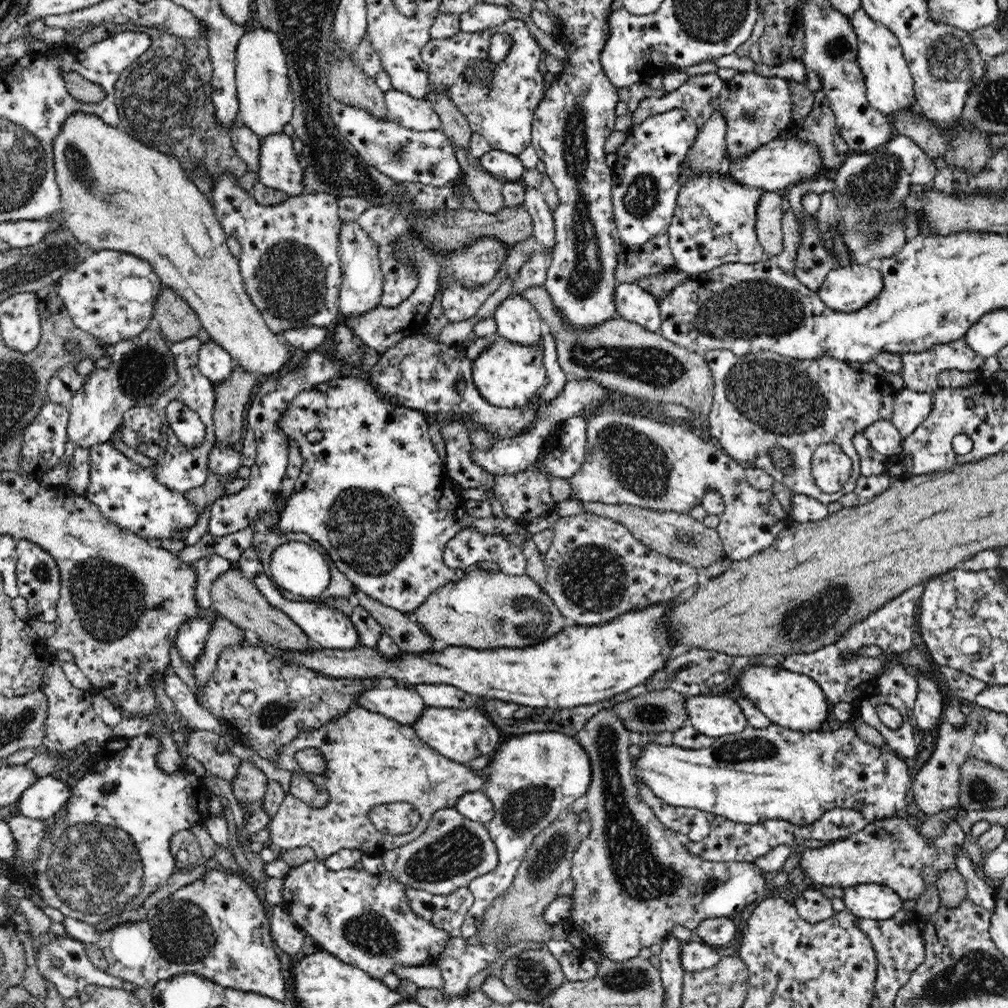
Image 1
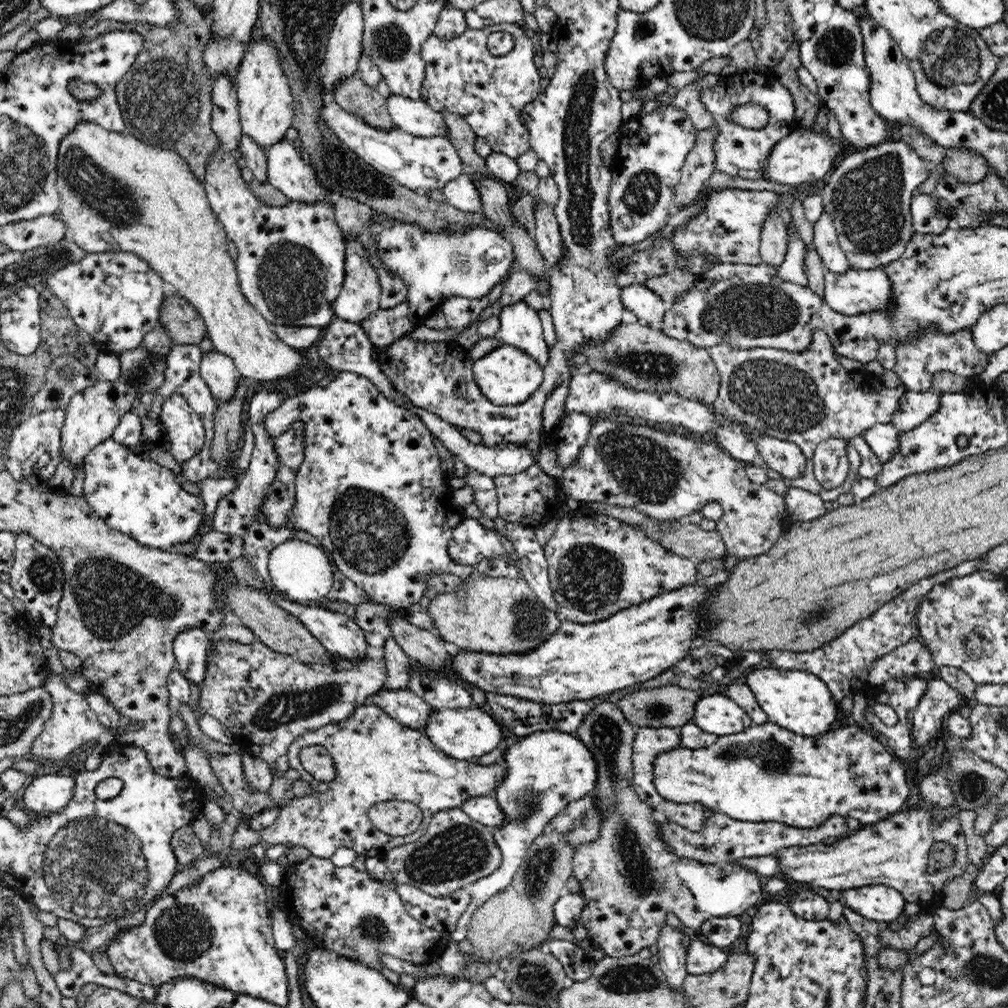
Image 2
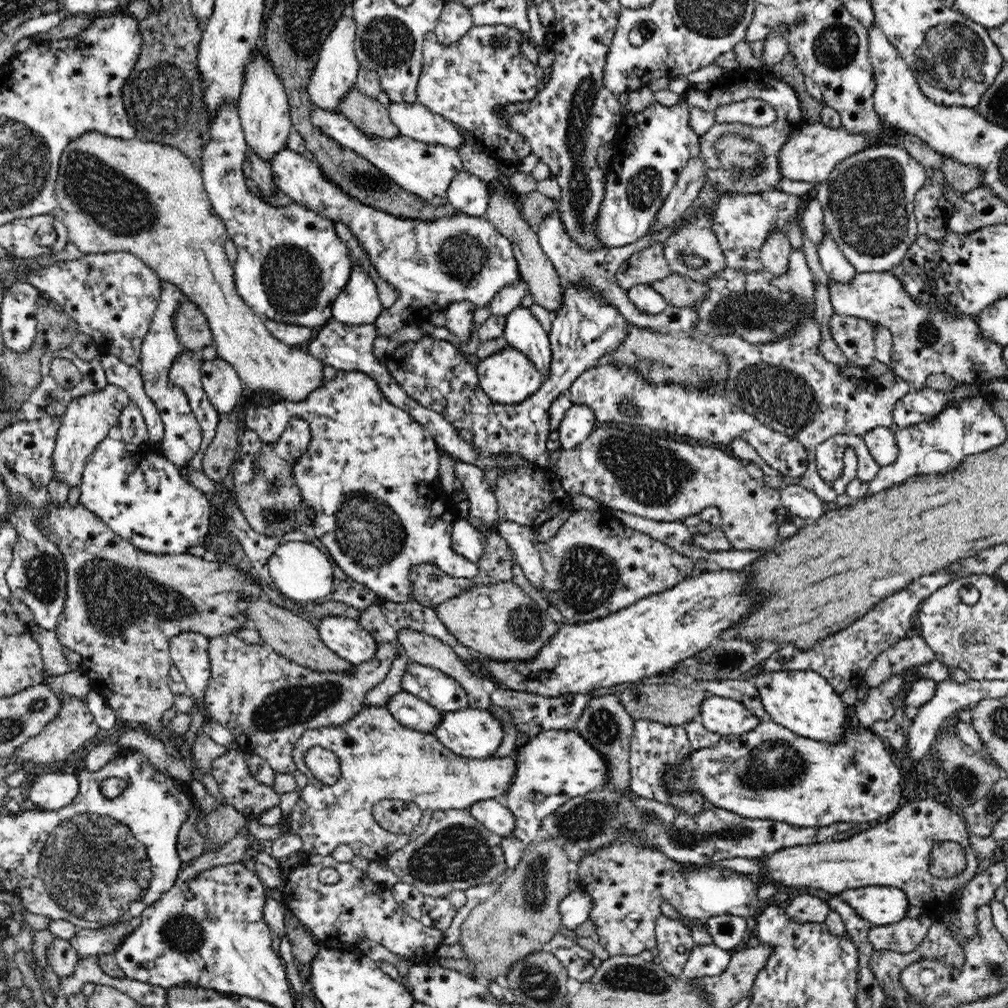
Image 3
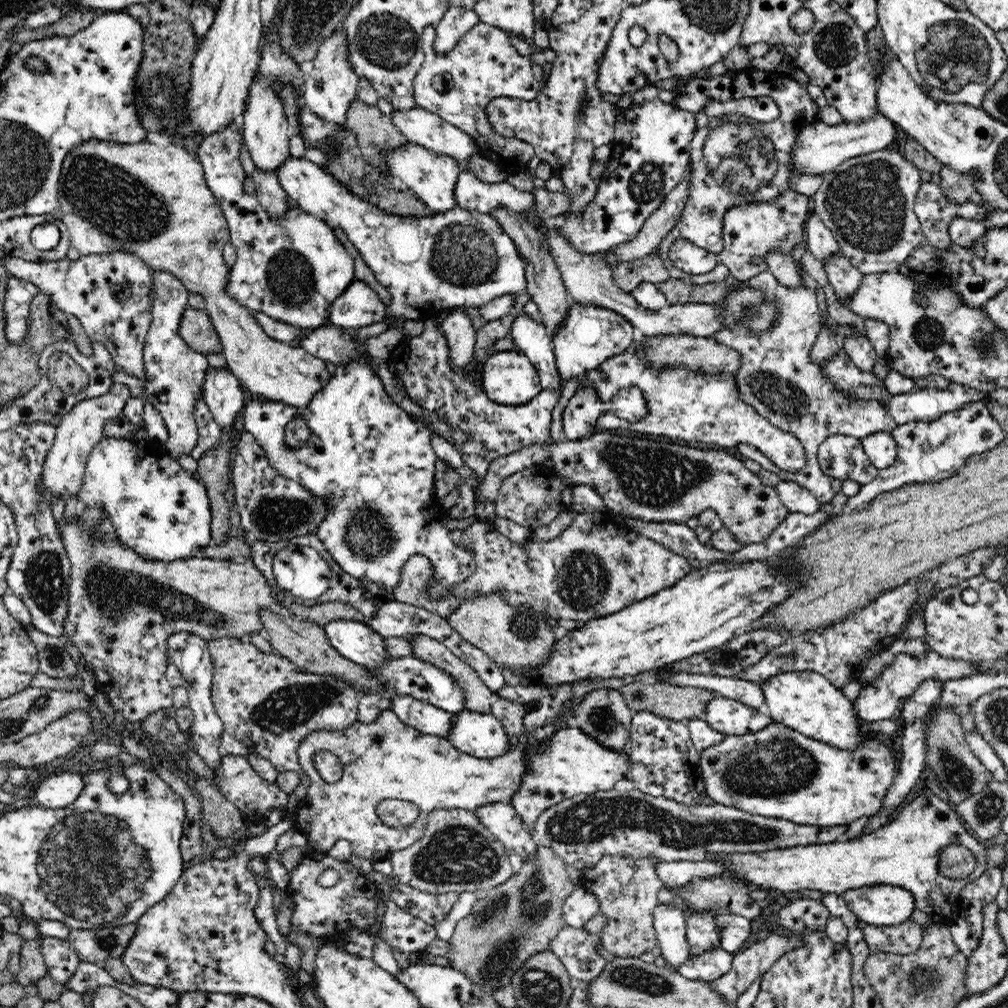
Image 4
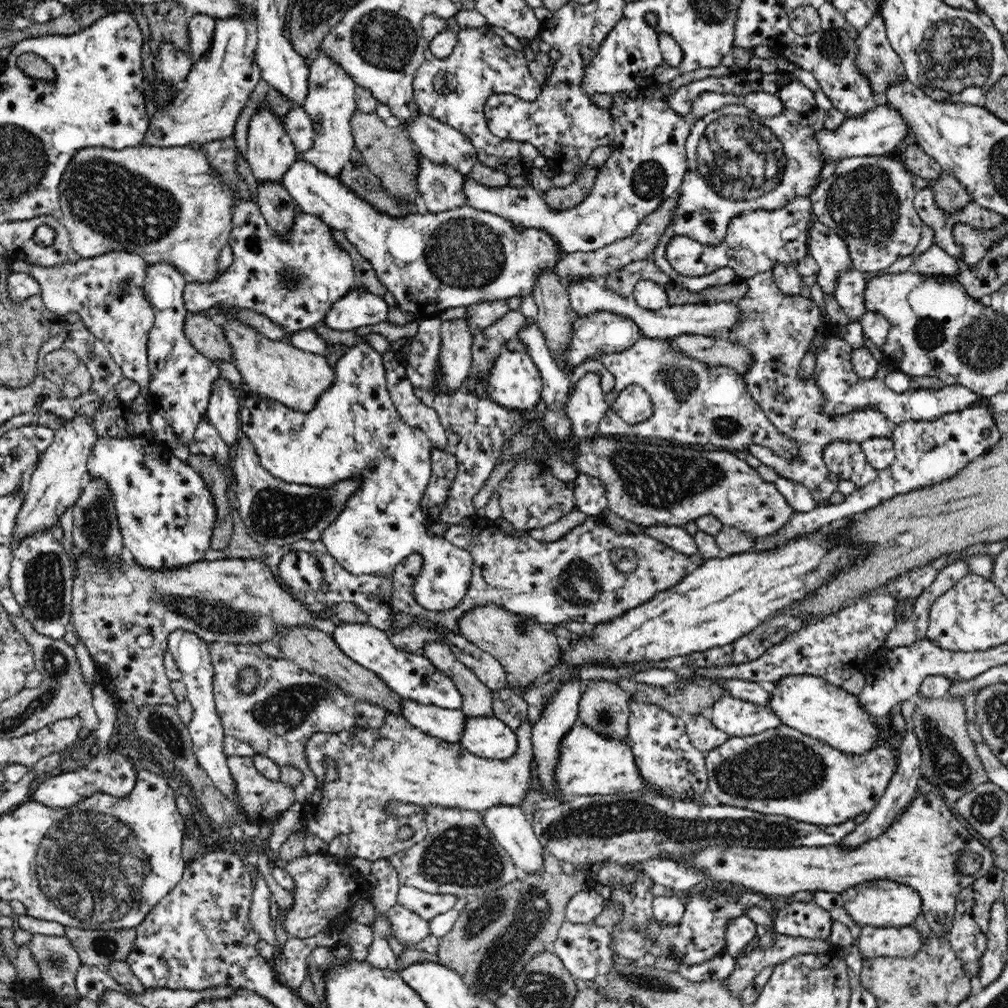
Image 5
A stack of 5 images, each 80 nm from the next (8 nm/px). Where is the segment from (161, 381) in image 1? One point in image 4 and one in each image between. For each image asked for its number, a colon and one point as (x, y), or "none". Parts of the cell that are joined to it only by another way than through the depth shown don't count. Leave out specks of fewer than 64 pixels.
2: (91, 416)
3: (85, 424)
4: (63, 473)

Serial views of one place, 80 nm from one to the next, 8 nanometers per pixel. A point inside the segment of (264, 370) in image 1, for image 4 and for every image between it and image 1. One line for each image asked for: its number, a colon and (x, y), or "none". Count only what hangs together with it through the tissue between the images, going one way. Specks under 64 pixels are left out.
2: (117, 193)
3: (115, 194)
4: (142, 199)

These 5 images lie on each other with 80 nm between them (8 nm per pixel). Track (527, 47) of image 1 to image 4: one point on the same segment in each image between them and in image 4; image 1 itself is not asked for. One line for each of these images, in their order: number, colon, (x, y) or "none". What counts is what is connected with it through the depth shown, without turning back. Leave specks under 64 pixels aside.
2: (462, 76)
3: (465, 82)
4: (457, 86)

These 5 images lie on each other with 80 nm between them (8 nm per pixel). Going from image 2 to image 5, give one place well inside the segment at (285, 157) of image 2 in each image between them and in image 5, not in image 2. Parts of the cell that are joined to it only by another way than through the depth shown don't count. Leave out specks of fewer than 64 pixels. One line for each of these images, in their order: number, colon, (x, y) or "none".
3: (459, 258)
4: (458, 258)
5: (431, 262)

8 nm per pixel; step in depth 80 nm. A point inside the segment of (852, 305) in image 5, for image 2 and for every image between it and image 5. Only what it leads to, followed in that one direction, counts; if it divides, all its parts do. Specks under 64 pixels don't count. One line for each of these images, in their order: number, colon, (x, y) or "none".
2: (825, 239)
3: (838, 268)
4: (844, 277)

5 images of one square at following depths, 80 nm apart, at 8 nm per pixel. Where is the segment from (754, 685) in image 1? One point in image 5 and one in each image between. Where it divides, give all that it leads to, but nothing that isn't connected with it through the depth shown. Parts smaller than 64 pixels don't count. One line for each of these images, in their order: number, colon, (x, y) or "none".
2: (799, 701)
3: (803, 701)
4: (806, 702)
5: (810, 704)

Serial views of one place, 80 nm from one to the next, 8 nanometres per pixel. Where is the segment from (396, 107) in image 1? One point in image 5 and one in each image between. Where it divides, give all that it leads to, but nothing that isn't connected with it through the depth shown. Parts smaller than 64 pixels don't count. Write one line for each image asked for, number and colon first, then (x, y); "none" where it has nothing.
2: (416, 117)
3: (414, 120)
4: (418, 125)
5: (442, 144)

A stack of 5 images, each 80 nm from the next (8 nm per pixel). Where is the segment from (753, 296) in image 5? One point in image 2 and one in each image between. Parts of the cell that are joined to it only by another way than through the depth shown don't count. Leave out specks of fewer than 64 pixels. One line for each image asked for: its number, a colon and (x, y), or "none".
2: (807, 397)
3: (787, 385)
4: (776, 377)

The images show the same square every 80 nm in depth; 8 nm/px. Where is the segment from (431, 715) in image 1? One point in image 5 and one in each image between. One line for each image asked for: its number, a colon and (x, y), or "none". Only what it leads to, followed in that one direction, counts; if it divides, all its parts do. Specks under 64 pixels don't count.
2: (464, 734)
3: (474, 733)
4: (482, 735)
5: (488, 737)

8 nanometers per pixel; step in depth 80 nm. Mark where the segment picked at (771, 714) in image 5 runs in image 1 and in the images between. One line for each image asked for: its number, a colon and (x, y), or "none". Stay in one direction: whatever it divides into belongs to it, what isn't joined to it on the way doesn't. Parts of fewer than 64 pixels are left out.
1: (715, 716)
2: (717, 714)
3: (724, 716)
4: (726, 715)

